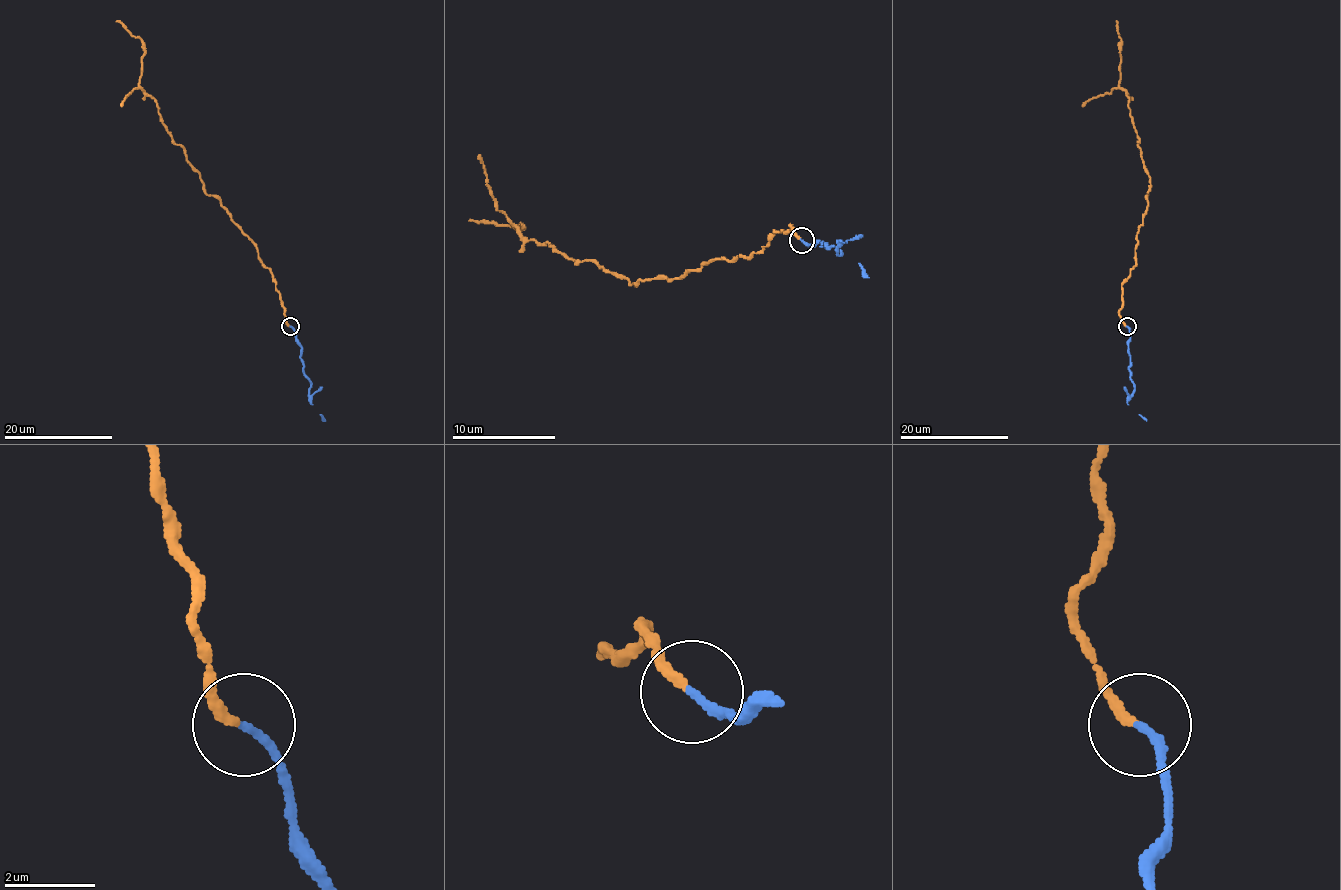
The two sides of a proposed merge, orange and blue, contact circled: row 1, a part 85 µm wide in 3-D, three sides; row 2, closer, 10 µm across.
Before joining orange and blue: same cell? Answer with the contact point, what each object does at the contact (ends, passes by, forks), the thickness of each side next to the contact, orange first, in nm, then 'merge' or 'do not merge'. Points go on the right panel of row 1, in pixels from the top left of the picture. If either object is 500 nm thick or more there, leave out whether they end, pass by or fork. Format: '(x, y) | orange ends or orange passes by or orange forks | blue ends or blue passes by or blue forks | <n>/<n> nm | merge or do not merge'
(1127, 326) | orange ends | blue ends | 220/190 nm | do not merge

